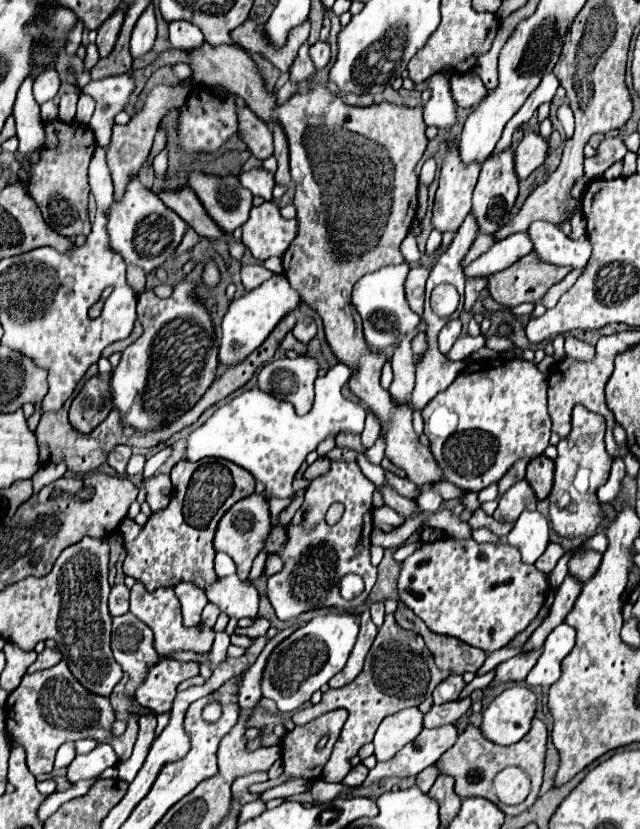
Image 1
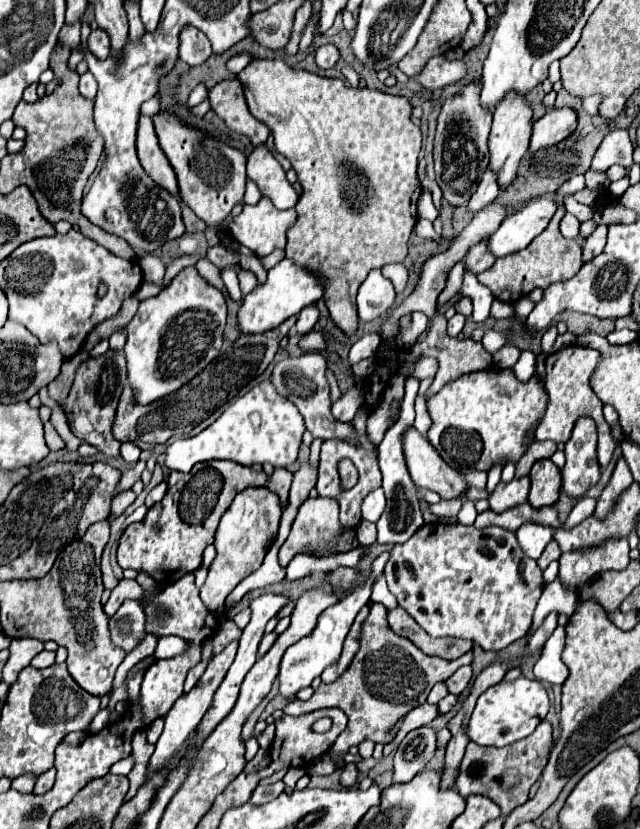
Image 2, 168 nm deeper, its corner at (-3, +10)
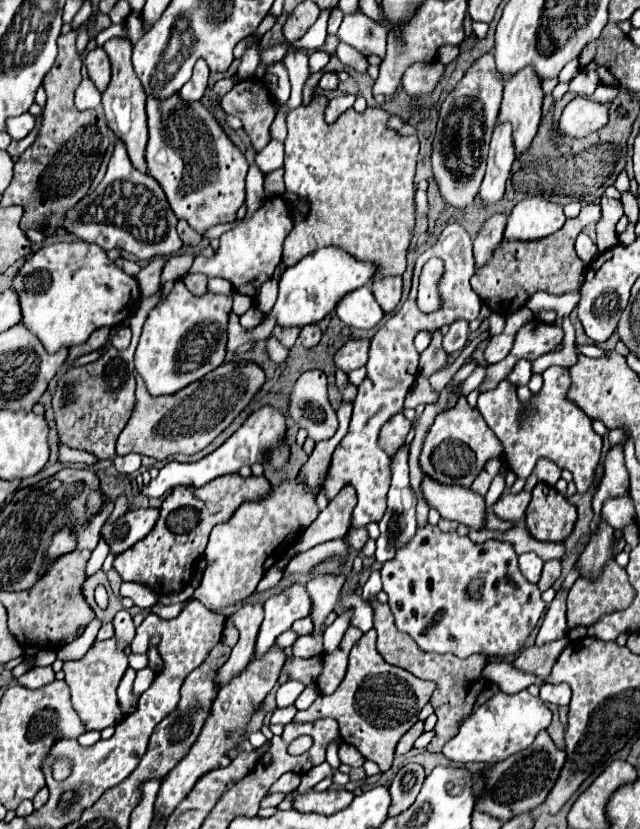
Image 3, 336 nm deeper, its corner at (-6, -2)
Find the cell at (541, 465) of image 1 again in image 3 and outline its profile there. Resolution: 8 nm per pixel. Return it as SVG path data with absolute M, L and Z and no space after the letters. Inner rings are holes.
M536 485L526 509L526 527L540 541L564 541L576 521L576 507L550 485Z

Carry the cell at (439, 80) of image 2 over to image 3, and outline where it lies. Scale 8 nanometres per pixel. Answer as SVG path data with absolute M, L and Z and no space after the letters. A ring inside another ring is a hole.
M440 61L434 63L416 63L410 65L402 77L402 87L410 97L422 97L436 89L438 81L444 75L446 65Z

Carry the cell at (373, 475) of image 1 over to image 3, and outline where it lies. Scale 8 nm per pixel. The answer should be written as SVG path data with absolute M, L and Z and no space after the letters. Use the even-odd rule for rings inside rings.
M318 369L312 371L304 371L296 383L292 385L290 397L288 397L288 415L292 419L292 423L296 423L300 429L308 431L308 437L314 441L324 441L330 439L336 429L338 429L338 419L336 419L336 411L330 405L328 399L328 381L326 375Z

